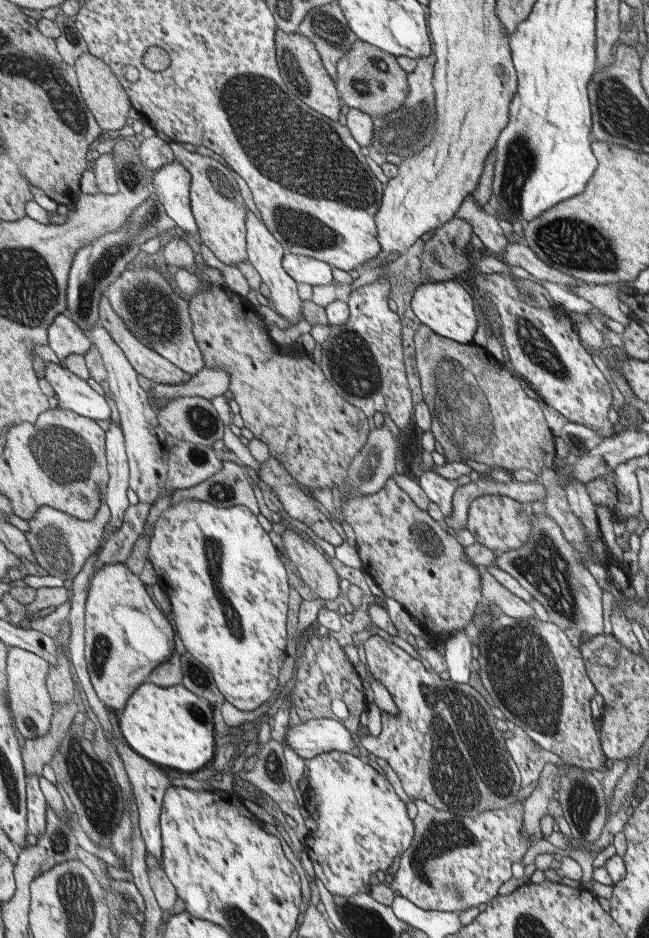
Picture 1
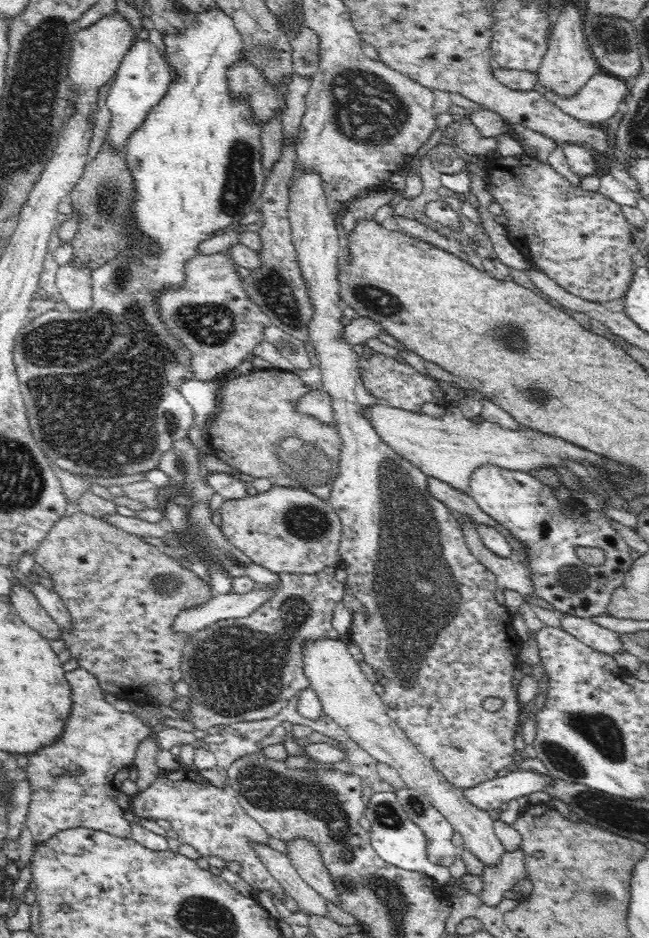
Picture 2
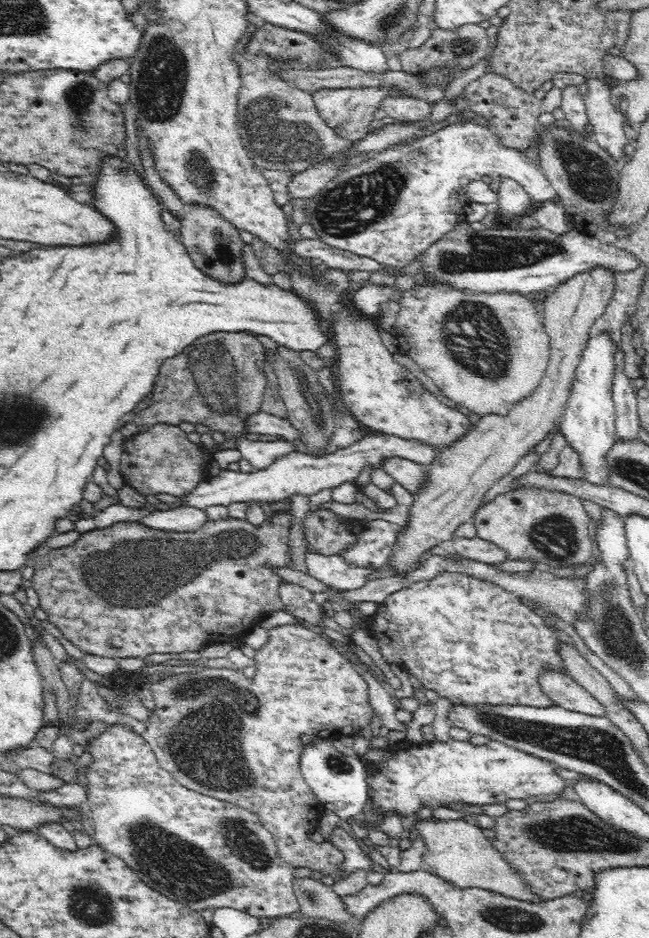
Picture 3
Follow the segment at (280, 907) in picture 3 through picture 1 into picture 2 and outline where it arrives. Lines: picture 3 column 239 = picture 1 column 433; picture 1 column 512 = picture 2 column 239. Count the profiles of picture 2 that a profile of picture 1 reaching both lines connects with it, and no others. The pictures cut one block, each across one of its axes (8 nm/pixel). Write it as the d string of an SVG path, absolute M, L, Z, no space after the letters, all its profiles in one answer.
M181 768L161 771L160 774L151 786L136 794L131 808L133 813L150 820L168 820L182 844L193 846L203 856L220 856L228 862L240 862L244 868L244 882L274 892L284 901L286 894L280 881L265 867L263 858L258 856L263 849L268 850L266 842L269 834L260 823L246 814L233 791L228 788L222 792L222 788L216 788L200 774Z

